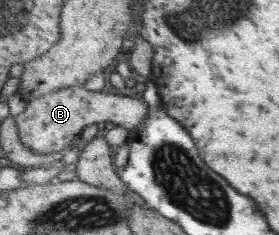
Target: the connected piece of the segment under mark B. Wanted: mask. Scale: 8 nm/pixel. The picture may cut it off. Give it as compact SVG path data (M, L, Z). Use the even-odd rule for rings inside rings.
M66 87L28 102L25 111L16 117L20 136L31 151L43 155L63 153L69 143L83 133L85 127L101 121L111 121L117 126L127 127L130 131L138 129L141 123L149 118L150 105L142 97L129 94L108 94L93 91L89 87Z

